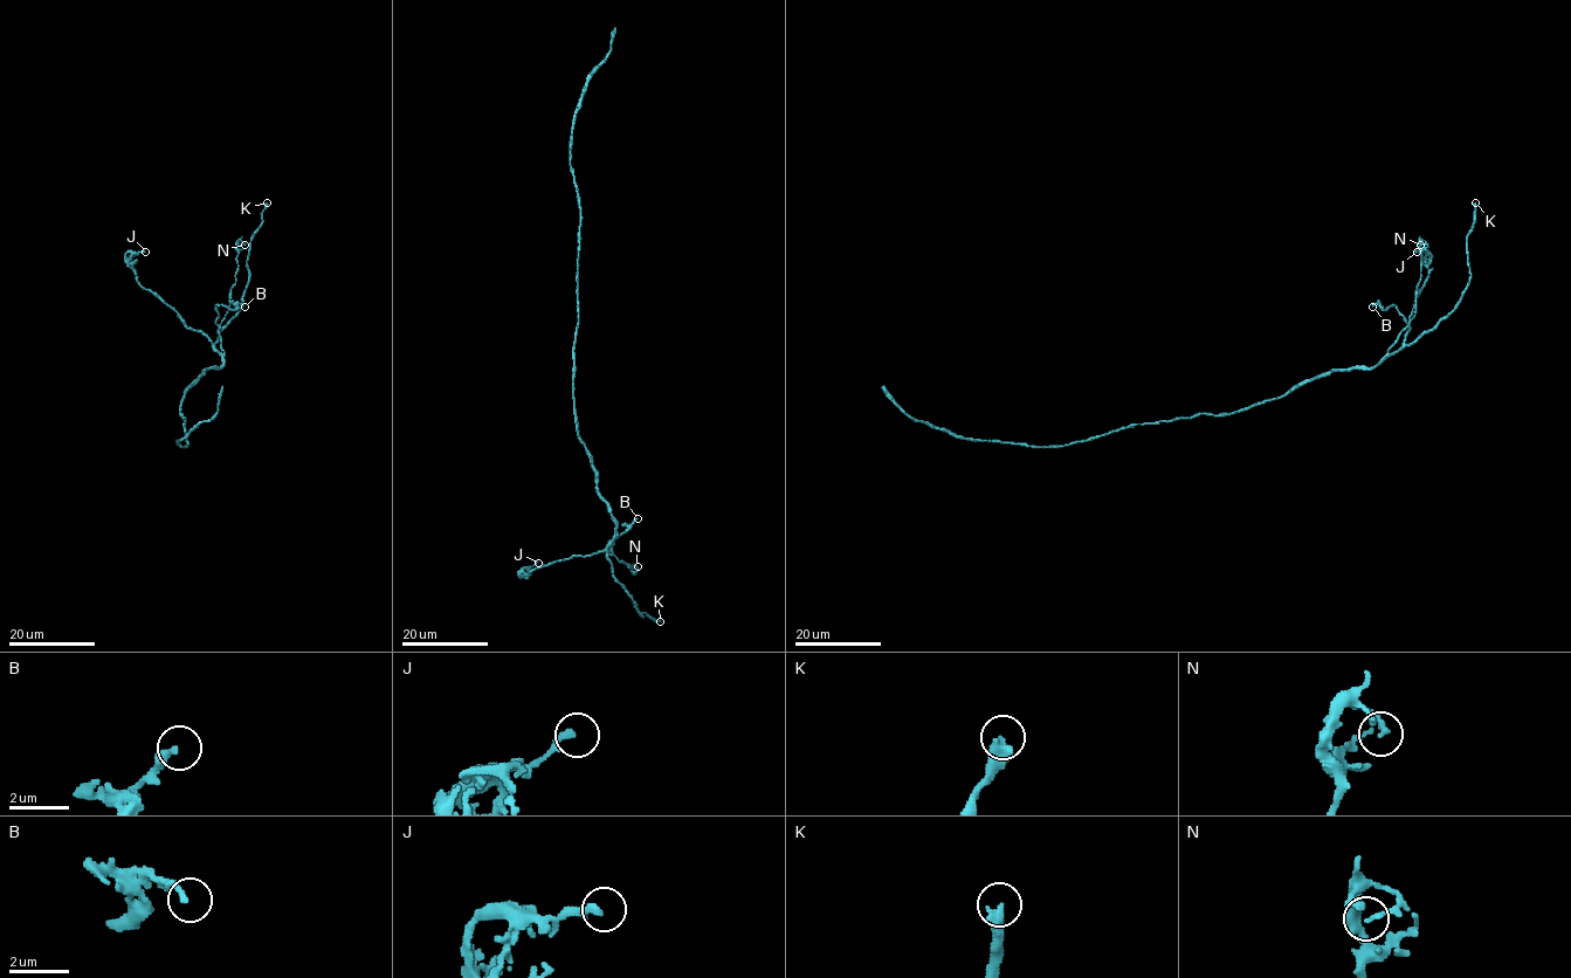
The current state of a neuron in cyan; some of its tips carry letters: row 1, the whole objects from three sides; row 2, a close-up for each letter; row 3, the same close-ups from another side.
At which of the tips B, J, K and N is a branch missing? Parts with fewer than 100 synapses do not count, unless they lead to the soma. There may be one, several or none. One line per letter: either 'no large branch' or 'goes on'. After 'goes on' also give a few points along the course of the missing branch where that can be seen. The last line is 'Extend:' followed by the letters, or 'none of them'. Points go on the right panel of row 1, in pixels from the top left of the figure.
B: no large branch
J: no large branch
K: goes on; missing branch runs (1475, 202), (1473, 193), (1425, 143), (1391, 89)
N: no large branch
Extend: K

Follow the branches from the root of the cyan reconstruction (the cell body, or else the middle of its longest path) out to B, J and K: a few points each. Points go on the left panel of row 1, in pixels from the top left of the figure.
B: (180, 411), (186, 391), (204, 371), (218, 369), (224, 362), (215, 307), (245, 307)
J: (180, 411), (186, 391), (204, 371), (218, 369), (222, 358), (205, 335), (139, 283), (130, 257), (145, 252)
K: (180, 411), (184, 394), (202, 373), (222, 364), (214, 344), (241, 308), (248, 282), (249, 242), (267, 202)

